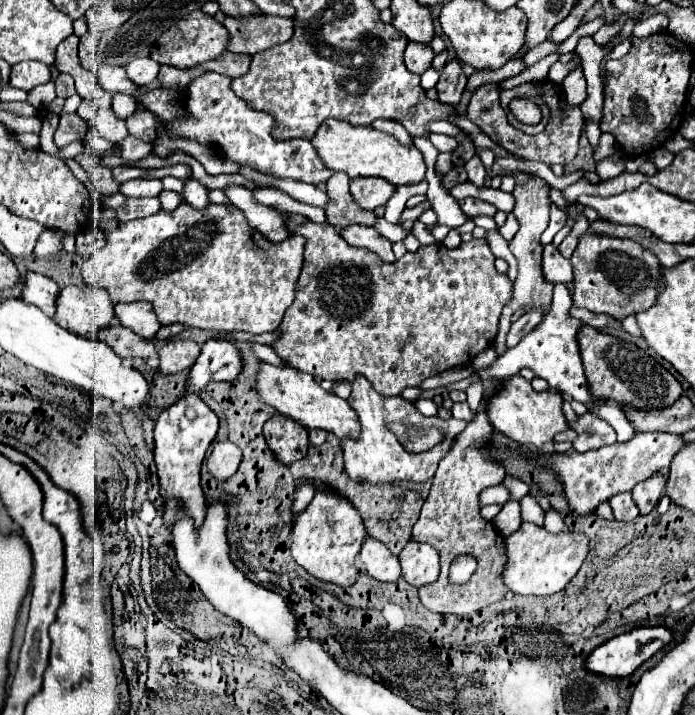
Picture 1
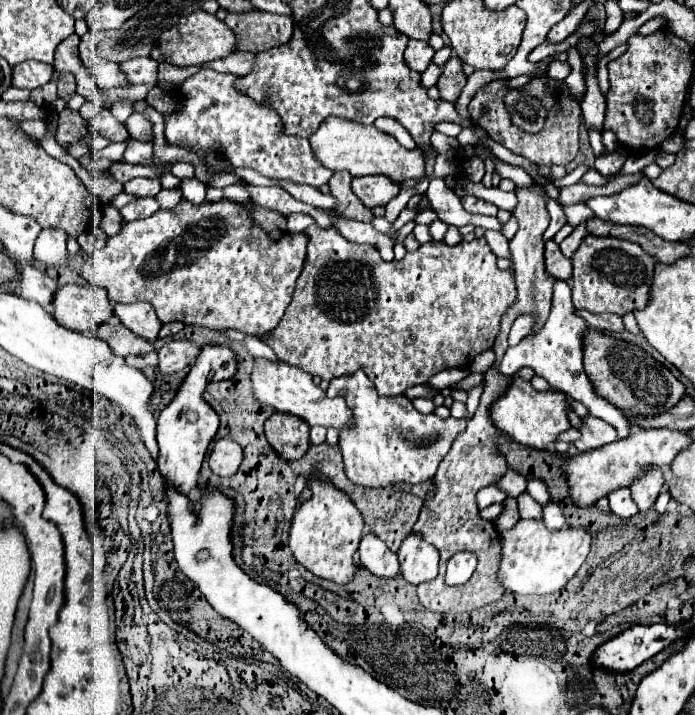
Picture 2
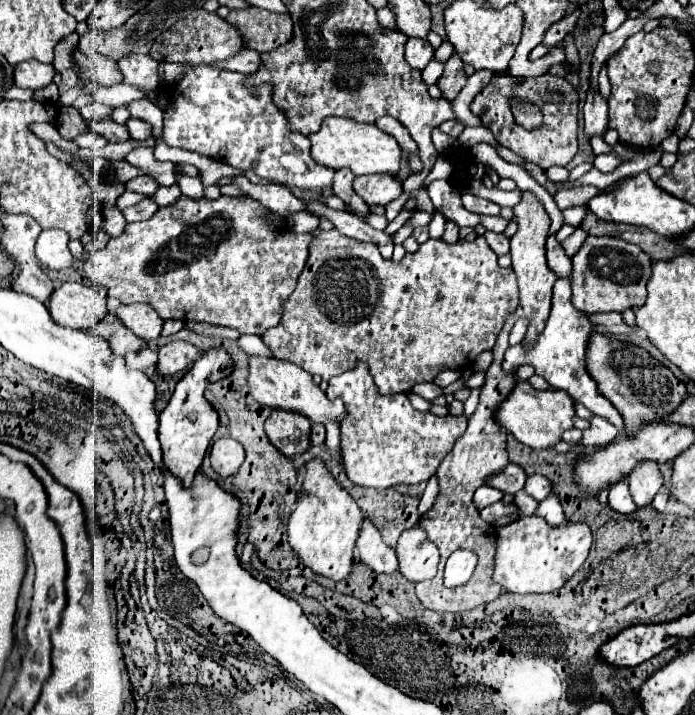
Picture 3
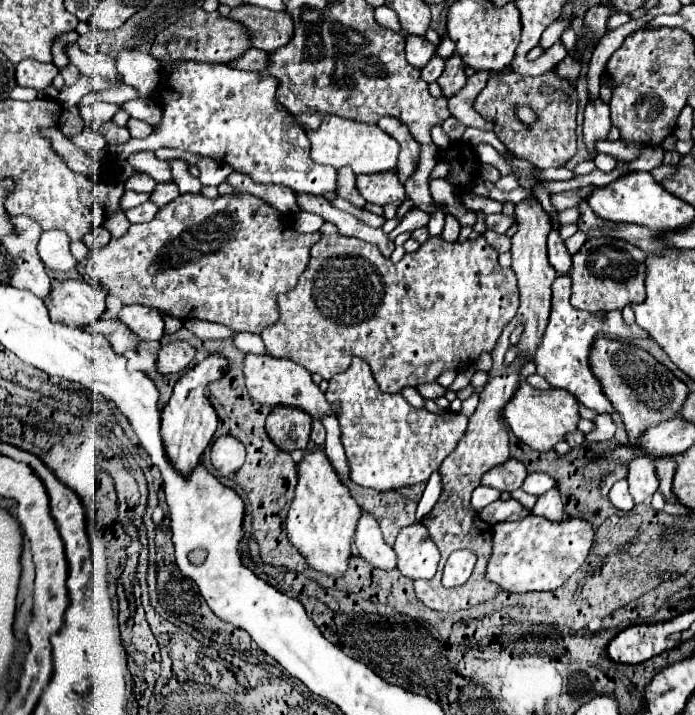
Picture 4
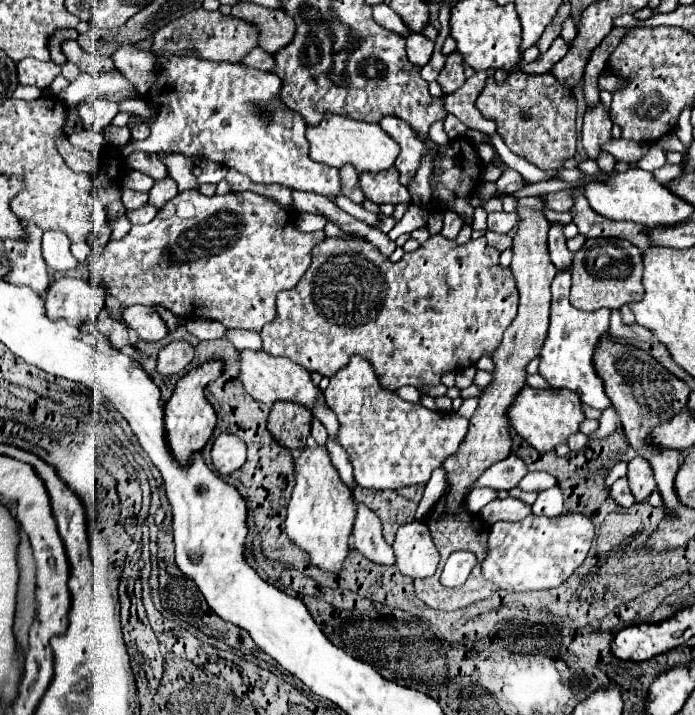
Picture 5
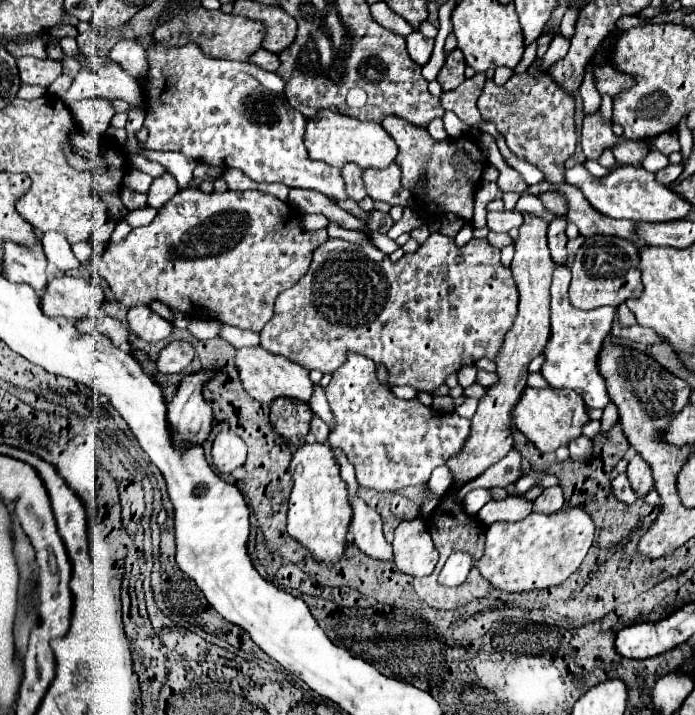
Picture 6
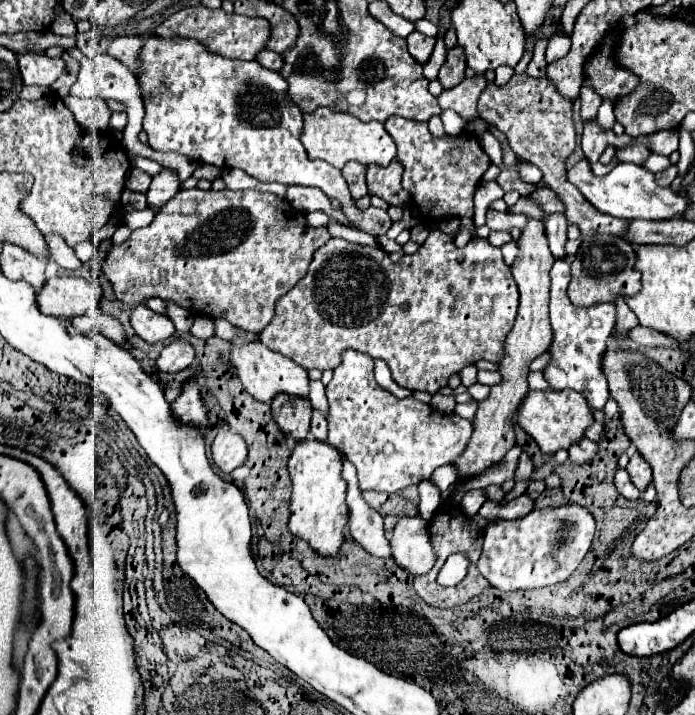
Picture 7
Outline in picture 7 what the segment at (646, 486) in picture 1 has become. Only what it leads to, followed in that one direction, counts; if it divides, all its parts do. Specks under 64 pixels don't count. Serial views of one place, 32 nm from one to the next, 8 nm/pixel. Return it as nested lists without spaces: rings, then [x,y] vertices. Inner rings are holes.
[[[636,452],[630,458],[626,470],[632,476],[632,482],[640,488],[640,492],[646,490],[646,486],[652,482],[652,468],[650,468],[650,464],[644,460],[644,456],[640,452]]]

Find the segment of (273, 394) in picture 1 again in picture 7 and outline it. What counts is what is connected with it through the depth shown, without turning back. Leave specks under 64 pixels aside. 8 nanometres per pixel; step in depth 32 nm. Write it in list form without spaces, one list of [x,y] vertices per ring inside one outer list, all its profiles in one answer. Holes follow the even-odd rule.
[[[260,340],[248,342],[248,344],[230,344],[230,362],[236,370],[242,386],[260,402],[270,402],[278,392],[286,392],[292,396],[308,396],[308,372],[300,368],[296,362],[288,360],[286,356],[280,356],[280,352],[272,352],[266,344]]]

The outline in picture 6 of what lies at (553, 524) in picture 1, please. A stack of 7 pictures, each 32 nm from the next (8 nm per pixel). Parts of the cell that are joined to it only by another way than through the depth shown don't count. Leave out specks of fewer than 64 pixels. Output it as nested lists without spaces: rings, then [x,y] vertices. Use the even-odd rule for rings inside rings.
[[[556,486],[556,488],[546,488],[536,500],[534,500],[534,510],[536,512],[556,512],[560,510],[564,504],[564,498],[562,498],[562,488]]]

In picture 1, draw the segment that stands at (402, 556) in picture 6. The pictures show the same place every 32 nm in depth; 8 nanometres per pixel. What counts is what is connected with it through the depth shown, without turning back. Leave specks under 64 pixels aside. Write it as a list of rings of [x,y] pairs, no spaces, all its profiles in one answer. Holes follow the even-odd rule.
[[[410,538],[398,558],[402,566],[402,576],[408,584],[424,586],[438,578],[440,572],[438,552],[430,544]]]

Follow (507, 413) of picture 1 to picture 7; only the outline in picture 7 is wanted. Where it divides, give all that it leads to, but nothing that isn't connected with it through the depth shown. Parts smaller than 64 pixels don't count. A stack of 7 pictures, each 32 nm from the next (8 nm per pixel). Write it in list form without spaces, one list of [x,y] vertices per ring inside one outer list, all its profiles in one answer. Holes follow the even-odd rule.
[[[530,390],[518,410],[518,424],[538,442],[542,452],[554,454],[556,450],[568,450],[584,438],[584,430],[594,424],[594,412],[580,392]]]

